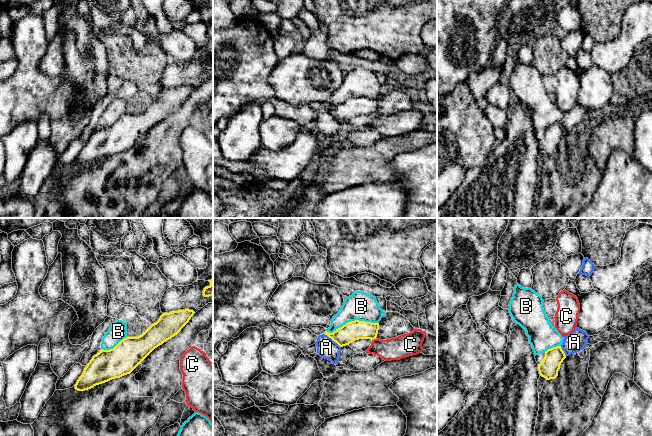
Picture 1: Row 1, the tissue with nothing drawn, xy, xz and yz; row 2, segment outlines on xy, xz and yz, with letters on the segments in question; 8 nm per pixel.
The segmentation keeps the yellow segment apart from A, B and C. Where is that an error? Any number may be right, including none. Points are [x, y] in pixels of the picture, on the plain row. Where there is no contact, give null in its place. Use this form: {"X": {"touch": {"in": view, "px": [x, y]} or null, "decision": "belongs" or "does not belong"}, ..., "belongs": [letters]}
{"A": {"touch": {"in": "xz", "px": [332, 115]}, "decision": "does not belong"}, "B": {"touch": {"in": "xz", "px": [352, 97]}, "decision": "does not belong"}, "C": {"touch": {"in": "xz", "px": [373, 115]}, "decision": "does not belong"}, "belongs": []}

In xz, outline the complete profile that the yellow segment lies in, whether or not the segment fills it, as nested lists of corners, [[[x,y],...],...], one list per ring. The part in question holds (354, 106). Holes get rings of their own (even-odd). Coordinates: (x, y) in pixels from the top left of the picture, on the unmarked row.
[[[355,96],[346,99],[333,109],[325,107],[324,110],[336,118],[340,123],[343,123],[359,115],[374,116],[377,113],[378,106],[379,99]]]

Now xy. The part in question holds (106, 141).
[[[189,85],[163,89],[142,111],[126,113],[113,125],[101,125],[85,143],[75,165],[85,167],[130,150],[155,124],[177,111],[194,89]]]

